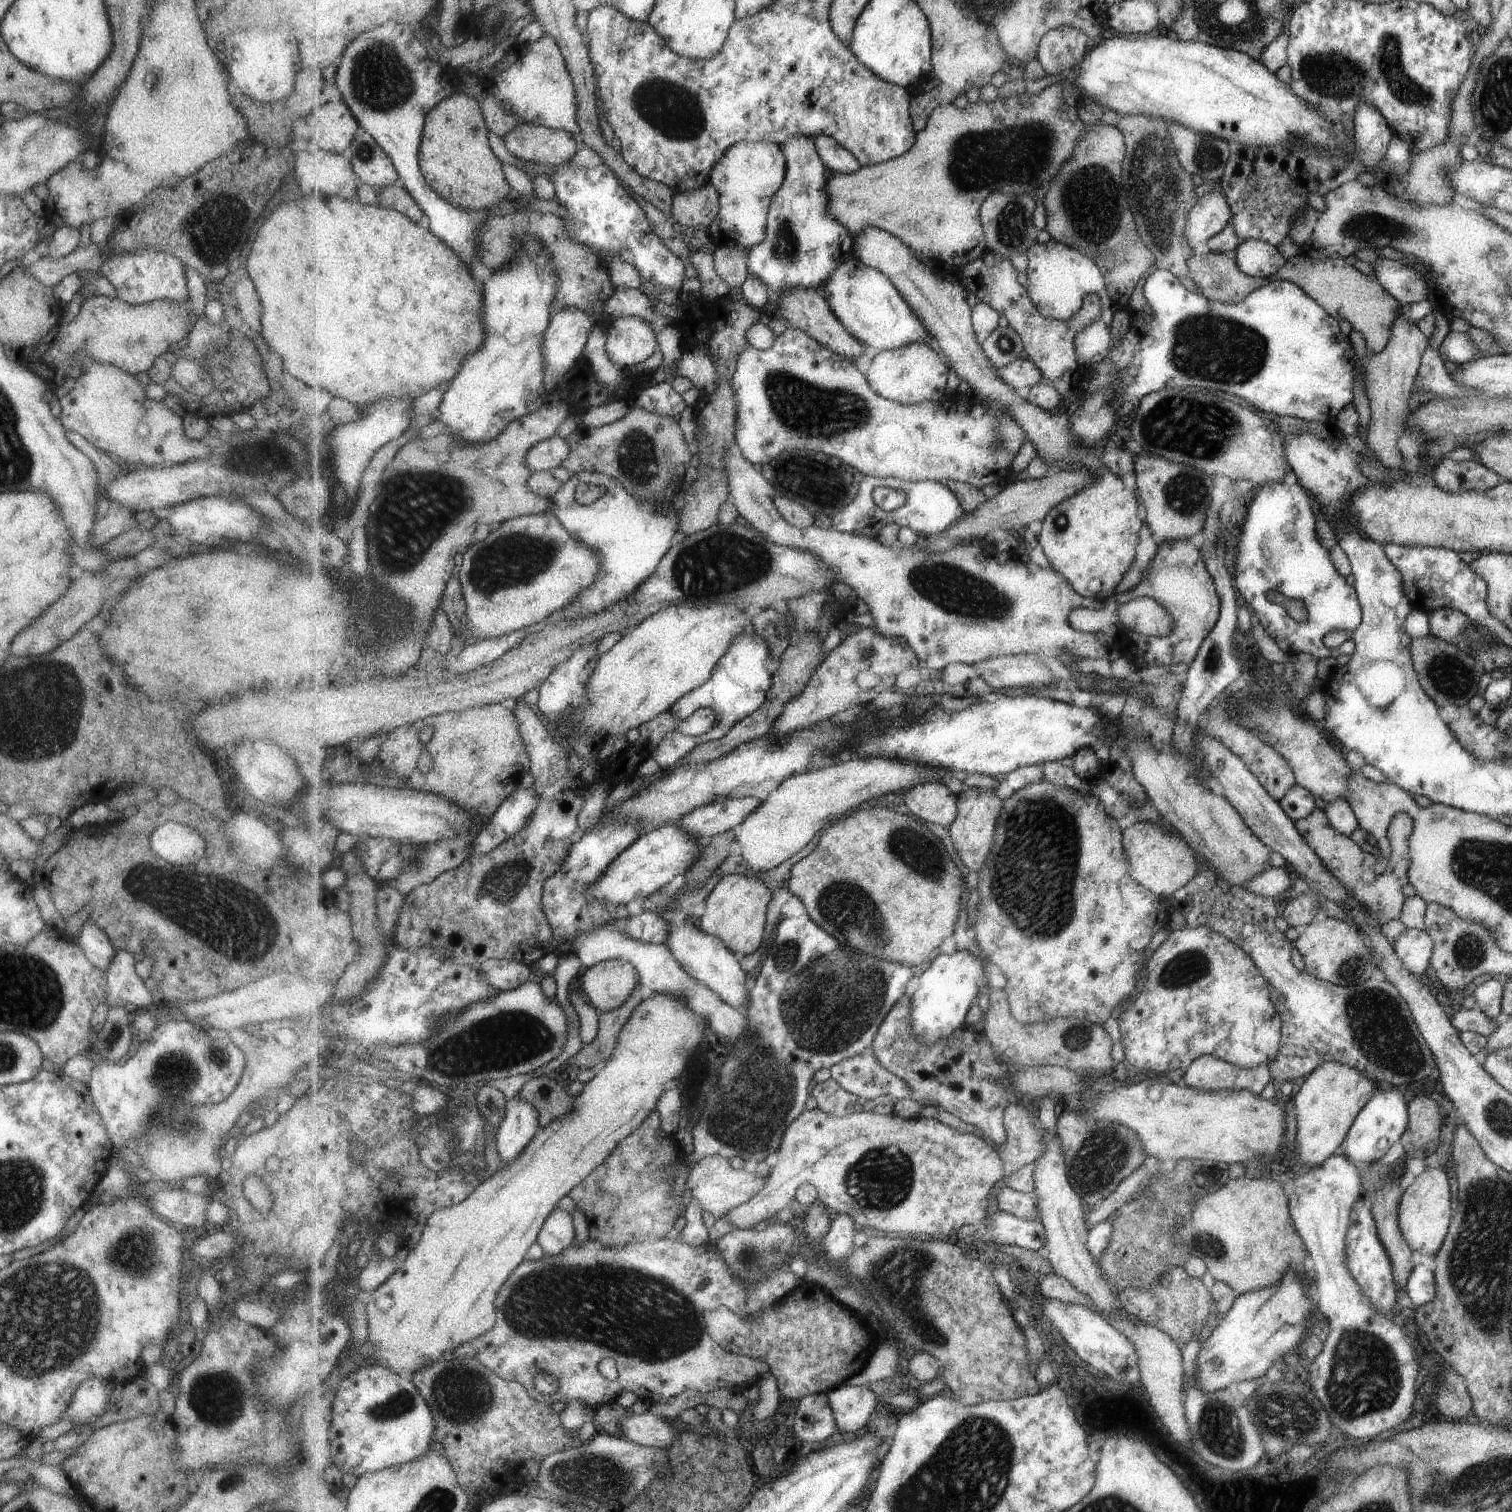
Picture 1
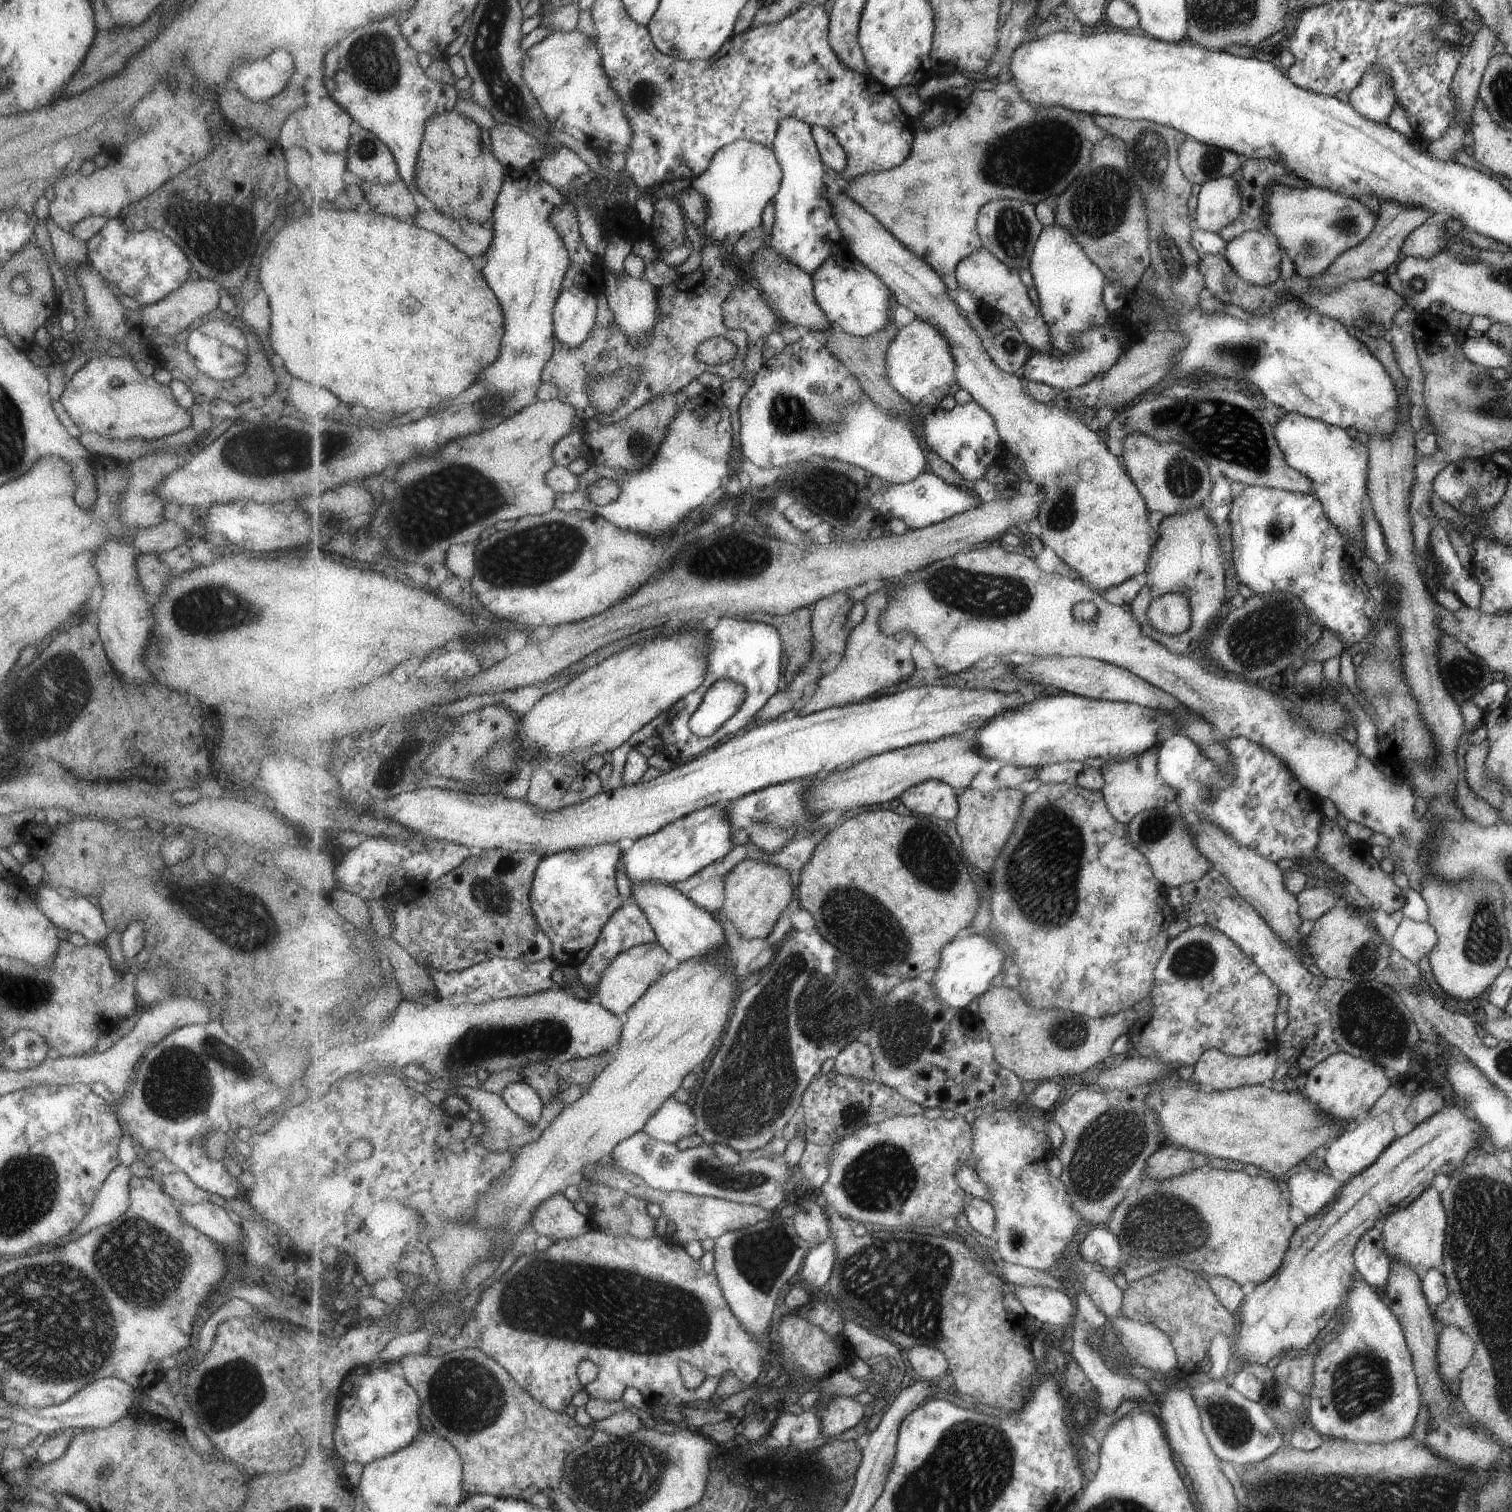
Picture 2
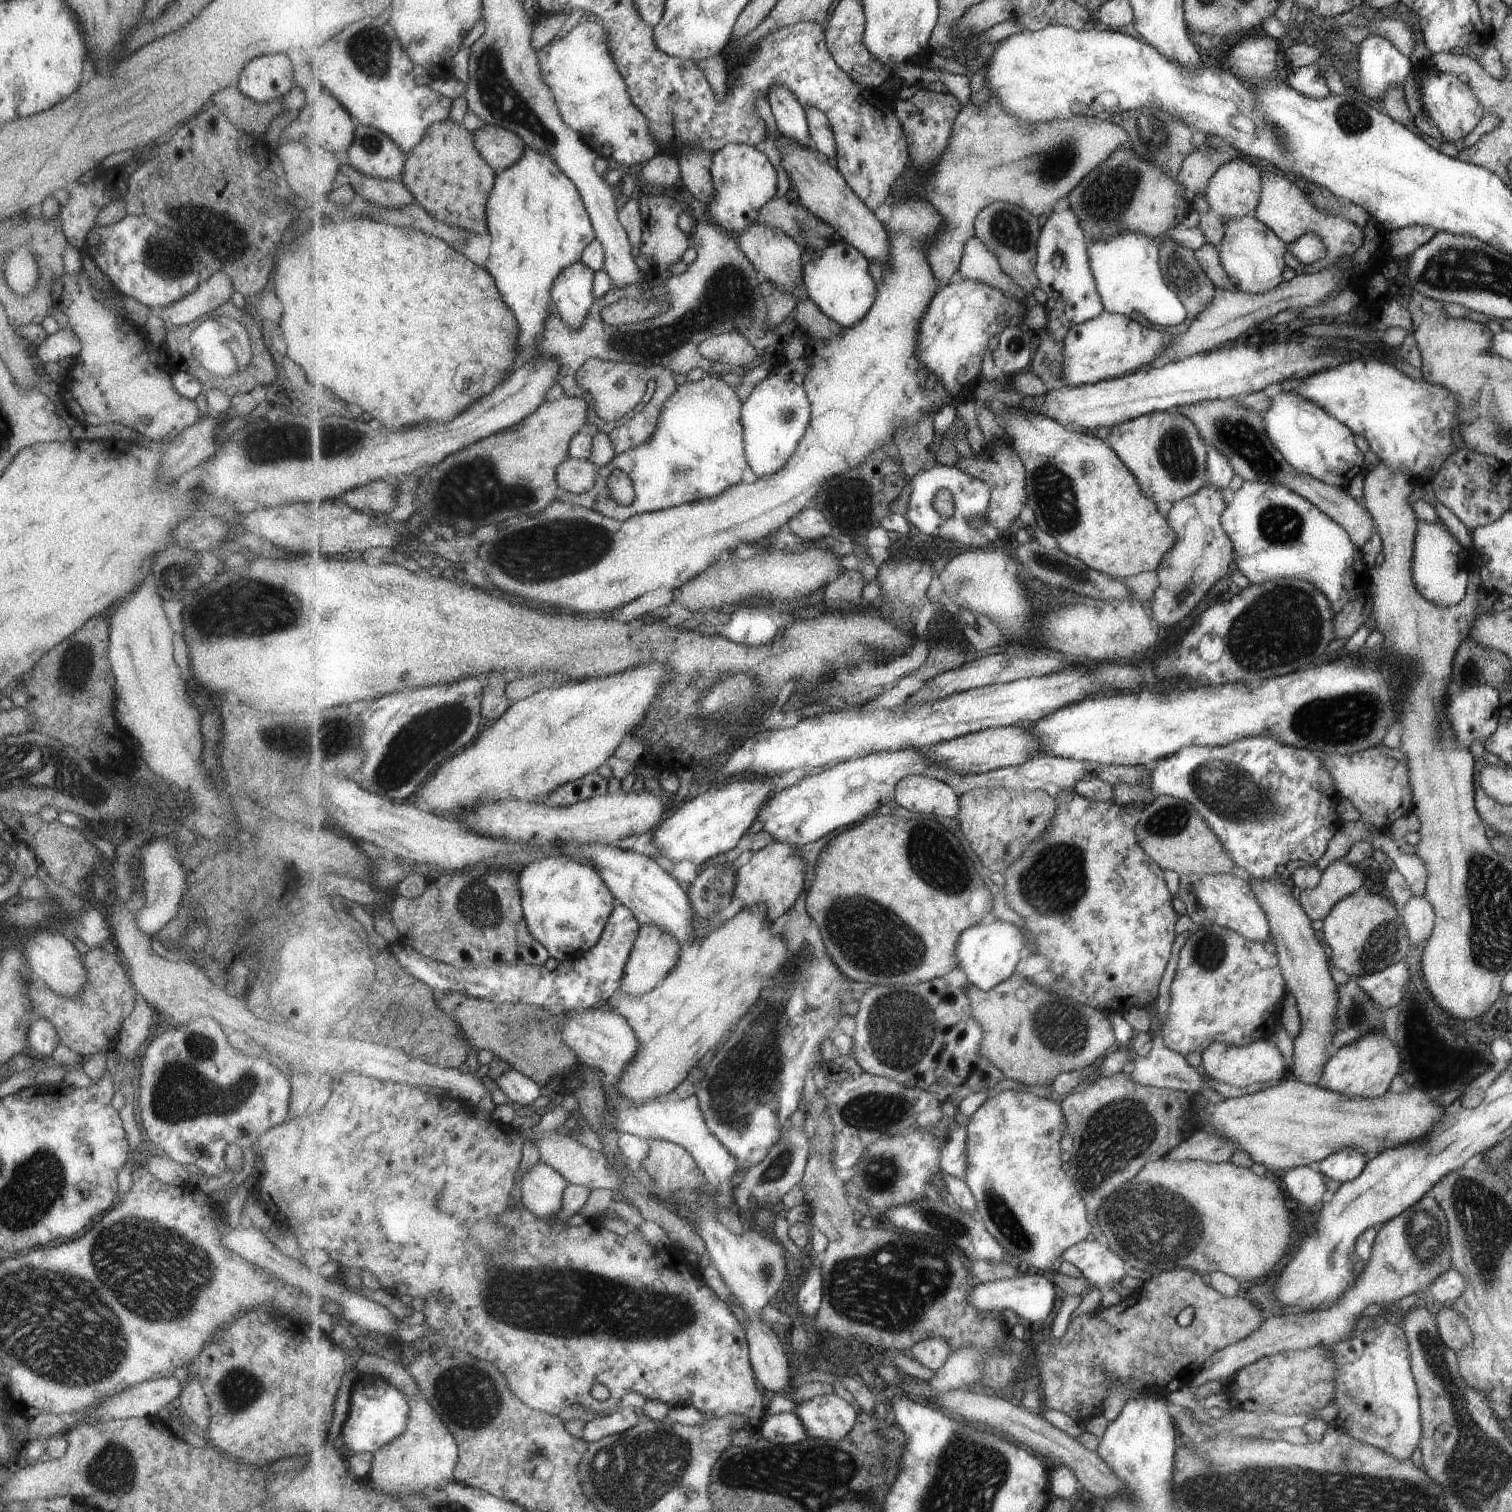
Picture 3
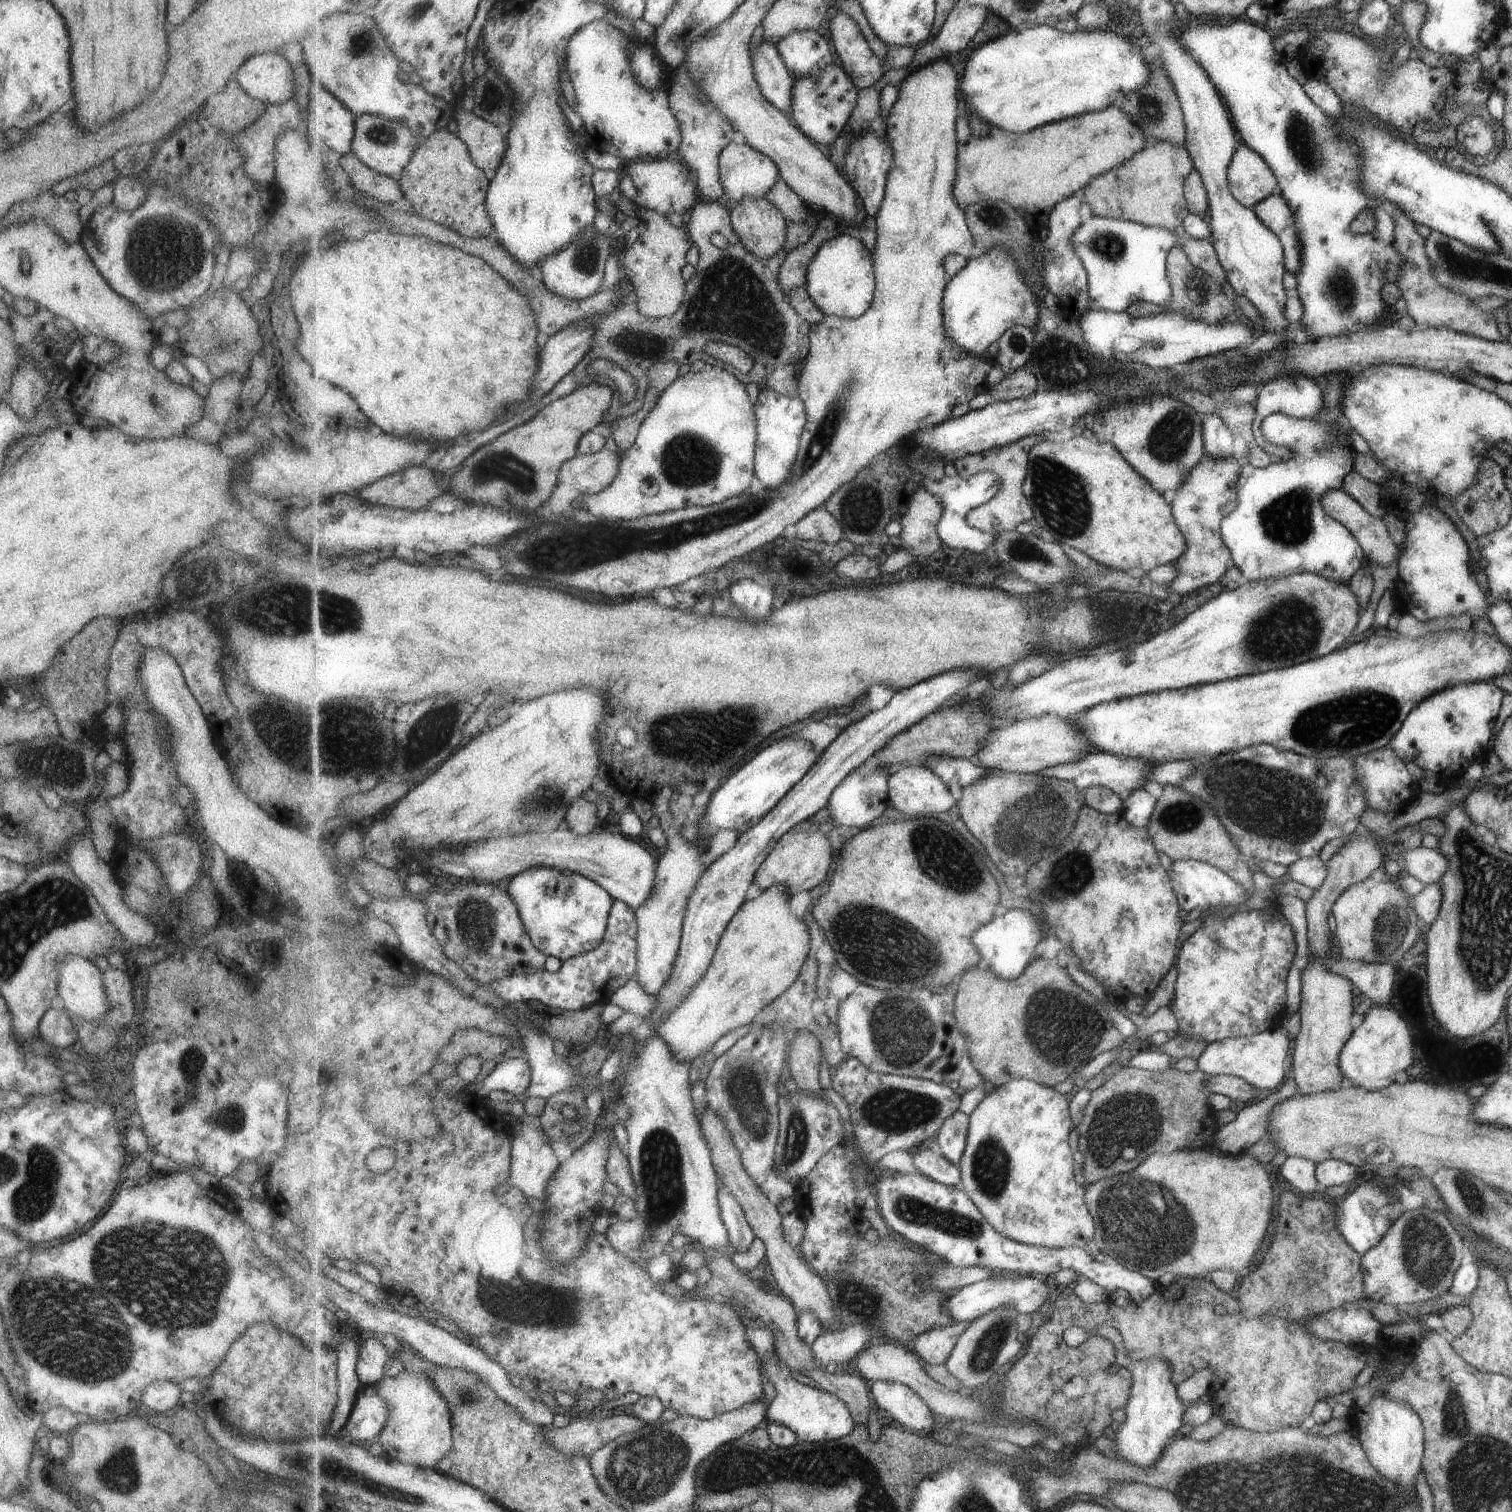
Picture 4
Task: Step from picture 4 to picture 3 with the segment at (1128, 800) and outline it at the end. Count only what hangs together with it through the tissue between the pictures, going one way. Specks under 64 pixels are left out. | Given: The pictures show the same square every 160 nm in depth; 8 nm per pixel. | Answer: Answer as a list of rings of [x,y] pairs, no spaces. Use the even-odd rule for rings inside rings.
[[[1267,736],[1239,738],[1239,741],[1229,742],[1226,746],[1183,746],[1183,749],[1177,750],[1175,754],[1166,758],[1159,758],[1153,762],[1150,780],[1153,799],[1160,795],[1168,795],[1190,803],[1195,811],[1206,820],[1207,826],[1210,827],[1210,830],[1214,832],[1222,844],[1225,854],[1233,860],[1234,866],[1241,868],[1247,874],[1253,874],[1253,878],[1265,878],[1265,880],[1275,878],[1275,867],[1281,864],[1286,865],[1288,862],[1297,860],[1316,862],[1323,856],[1333,832],[1337,830],[1341,823],[1337,817],[1337,812],[1335,812],[1335,806],[1337,806],[1339,799],[1338,792],[1335,791],[1334,780],[1331,778],[1330,772],[1322,766],[1322,759],[1306,749],[1286,746]]]

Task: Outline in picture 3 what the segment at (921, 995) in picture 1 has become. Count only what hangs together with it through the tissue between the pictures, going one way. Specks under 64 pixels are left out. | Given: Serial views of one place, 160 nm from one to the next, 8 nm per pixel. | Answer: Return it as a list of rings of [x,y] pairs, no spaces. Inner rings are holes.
[[[989,919],[968,929],[959,938],[955,956],[959,960],[958,968],[966,975],[966,984],[975,984],[981,990],[989,991],[1013,976],[1017,964],[1021,962],[1021,956],[1024,957],[1029,949],[1027,934],[1023,928],[1011,922]]]

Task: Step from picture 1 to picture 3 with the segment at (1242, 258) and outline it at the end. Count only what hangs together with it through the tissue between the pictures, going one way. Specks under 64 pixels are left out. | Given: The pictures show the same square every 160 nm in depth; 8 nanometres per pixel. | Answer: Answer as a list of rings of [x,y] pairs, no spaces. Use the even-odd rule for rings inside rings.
[[[1253,214],[1231,220],[1223,219],[1223,226],[1225,226],[1223,238],[1217,245],[1218,256],[1222,262],[1223,271],[1238,291],[1262,294],[1283,282],[1281,274],[1283,268],[1286,268],[1286,244],[1269,227],[1265,227],[1256,220]]]

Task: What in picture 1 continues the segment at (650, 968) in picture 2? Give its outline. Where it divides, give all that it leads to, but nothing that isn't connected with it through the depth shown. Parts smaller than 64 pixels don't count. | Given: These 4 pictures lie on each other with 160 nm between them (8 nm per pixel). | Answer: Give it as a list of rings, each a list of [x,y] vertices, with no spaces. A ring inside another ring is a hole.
[[[610,959],[587,969],[582,976],[581,991],[599,1012],[610,1012],[627,1003],[640,979],[640,973],[631,962]]]

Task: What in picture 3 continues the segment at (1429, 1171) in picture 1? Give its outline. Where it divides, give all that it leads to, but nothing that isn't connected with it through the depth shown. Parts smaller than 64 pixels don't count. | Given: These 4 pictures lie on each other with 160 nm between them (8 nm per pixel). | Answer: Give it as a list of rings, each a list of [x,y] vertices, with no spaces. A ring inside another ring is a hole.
[[[1423,1196],[1409,1209],[1383,1223],[1374,1240],[1370,1261],[1357,1275],[1355,1284],[1333,1306],[1309,1314],[1266,1315],[1261,1326],[1257,1326],[1247,1338],[1211,1354],[1187,1387],[1192,1391],[1211,1380],[1228,1378],[1244,1366],[1281,1351],[1305,1350],[1316,1345],[1328,1348],[1339,1340],[1348,1339],[1349,1332],[1356,1326],[1357,1316],[1366,1306],[1376,1303],[1396,1306],[1400,1298],[1412,1293],[1418,1295],[1419,1288],[1430,1286],[1439,1274],[1451,1268],[1450,1255],[1446,1216],[1433,1198]]]

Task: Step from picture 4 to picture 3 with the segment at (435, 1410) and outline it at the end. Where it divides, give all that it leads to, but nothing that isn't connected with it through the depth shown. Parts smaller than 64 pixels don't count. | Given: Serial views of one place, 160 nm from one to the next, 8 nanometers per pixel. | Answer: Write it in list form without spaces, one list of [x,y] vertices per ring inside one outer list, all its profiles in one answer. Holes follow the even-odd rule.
[[[413,1396],[409,1400],[411,1416],[407,1432],[374,1453],[372,1469],[367,1474],[370,1484],[389,1497],[403,1496],[405,1492],[423,1496],[423,1492],[447,1488],[443,1486],[445,1482],[456,1481],[455,1468],[460,1456],[456,1439],[425,1397]]]

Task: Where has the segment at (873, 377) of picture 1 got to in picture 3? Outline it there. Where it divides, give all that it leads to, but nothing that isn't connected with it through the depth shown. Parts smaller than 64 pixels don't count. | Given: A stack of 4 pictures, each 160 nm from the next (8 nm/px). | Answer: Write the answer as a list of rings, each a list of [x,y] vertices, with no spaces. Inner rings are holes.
[[[959,277],[943,287],[933,298],[919,326],[918,358],[931,374],[949,390],[959,396],[981,374],[983,360],[993,336],[1000,335],[1012,325],[1023,326],[1023,306],[1017,298],[1007,296],[989,284]]]

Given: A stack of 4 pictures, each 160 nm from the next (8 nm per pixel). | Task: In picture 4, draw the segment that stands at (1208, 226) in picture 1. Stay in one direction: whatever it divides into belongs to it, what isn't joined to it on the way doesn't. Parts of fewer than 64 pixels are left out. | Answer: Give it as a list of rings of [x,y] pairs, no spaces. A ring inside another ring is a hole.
[[[1239,145],[1226,170],[1231,194],[1243,206],[1252,207],[1278,192],[1278,181],[1270,165],[1250,147]]]

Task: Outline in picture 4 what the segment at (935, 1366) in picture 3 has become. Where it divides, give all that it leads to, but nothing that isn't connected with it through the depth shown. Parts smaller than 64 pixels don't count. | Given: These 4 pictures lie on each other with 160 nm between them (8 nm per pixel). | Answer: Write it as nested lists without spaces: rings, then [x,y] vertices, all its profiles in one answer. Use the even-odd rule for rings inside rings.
[[[955,1321],[953,1324],[933,1327],[913,1340],[914,1351],[924,1363],[948,1364],[955,1345],[969,1325],[968,1321]]]

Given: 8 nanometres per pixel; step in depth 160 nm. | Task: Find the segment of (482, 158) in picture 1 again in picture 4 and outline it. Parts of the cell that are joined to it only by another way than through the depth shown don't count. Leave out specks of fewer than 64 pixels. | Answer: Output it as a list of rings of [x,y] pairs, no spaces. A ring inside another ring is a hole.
[[[444,128],[421,141],[399,182],[415,215],[478,239],[489,236],[495,229],[486,205],[491,181],[487,180],[485,171],[474,161],[470,148],[458,133],[453,134]]]

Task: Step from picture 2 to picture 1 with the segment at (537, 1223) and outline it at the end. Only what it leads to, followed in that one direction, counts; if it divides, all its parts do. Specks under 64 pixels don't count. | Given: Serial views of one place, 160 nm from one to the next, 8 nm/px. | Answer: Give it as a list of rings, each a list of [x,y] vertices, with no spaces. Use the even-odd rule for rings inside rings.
[[[558,1207],[547,1218],[546,1224],[539,1234],[538,1242],[543,1246],[546,1255],[559,1256],[573,1245],[575,1236],[577,1234],[575,1234],[573,1214]]]

